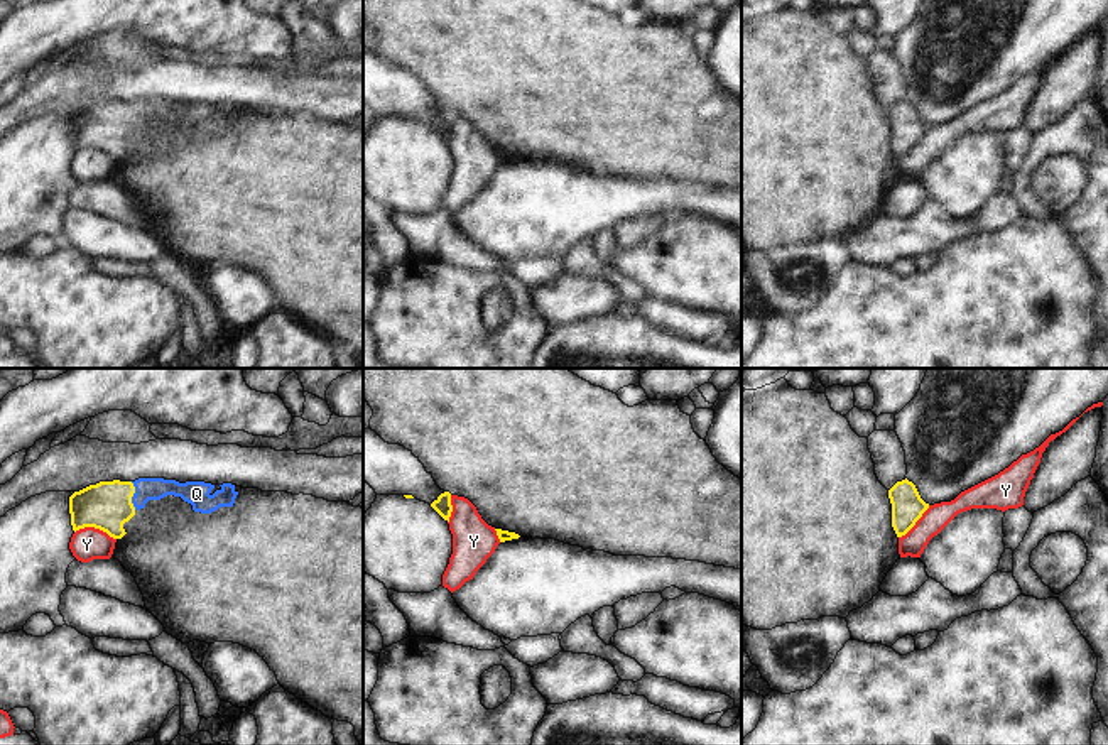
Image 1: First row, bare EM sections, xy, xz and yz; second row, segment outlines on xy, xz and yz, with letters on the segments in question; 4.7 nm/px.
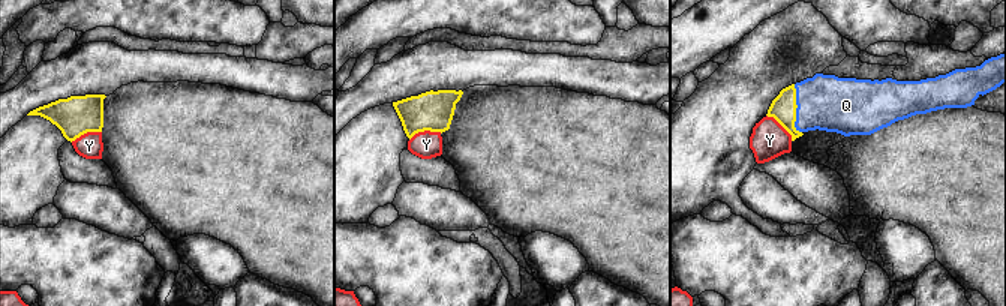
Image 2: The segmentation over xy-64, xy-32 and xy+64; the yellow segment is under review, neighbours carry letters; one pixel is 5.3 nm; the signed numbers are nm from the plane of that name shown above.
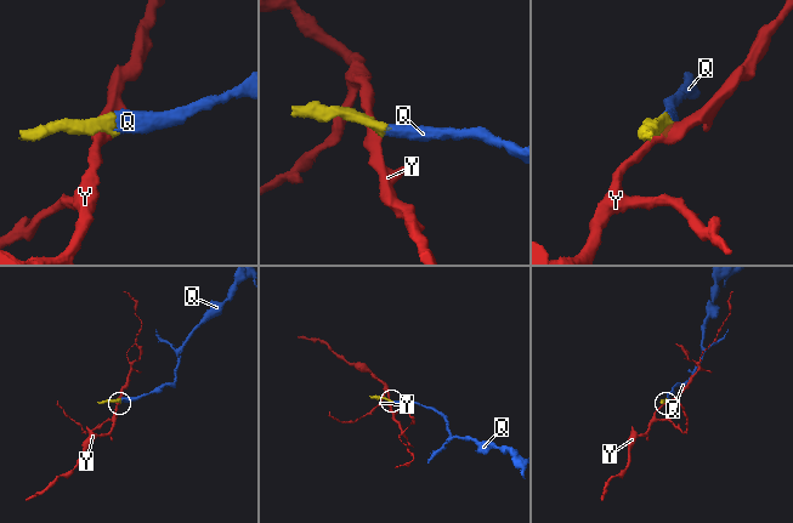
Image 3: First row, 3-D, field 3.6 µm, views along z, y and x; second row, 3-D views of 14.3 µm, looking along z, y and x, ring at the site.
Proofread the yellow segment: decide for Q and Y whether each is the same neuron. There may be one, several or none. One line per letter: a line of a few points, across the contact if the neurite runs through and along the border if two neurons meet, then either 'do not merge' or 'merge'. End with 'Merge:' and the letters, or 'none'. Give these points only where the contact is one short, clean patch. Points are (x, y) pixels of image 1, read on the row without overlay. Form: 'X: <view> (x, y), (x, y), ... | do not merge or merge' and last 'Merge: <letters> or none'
Q: xy (107, 127), (132, 117), (146, 110) | merge
Y: xy (75, 152), (98, 149), (115, 161) | do not merge
Merge: Q

